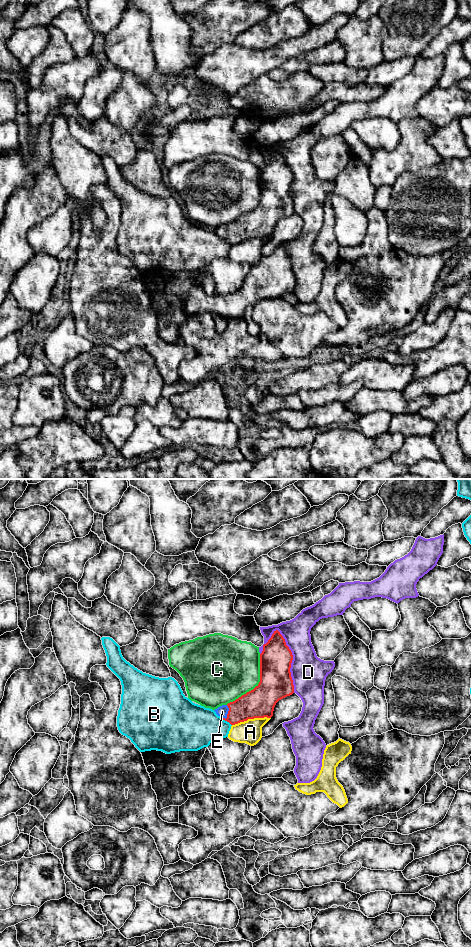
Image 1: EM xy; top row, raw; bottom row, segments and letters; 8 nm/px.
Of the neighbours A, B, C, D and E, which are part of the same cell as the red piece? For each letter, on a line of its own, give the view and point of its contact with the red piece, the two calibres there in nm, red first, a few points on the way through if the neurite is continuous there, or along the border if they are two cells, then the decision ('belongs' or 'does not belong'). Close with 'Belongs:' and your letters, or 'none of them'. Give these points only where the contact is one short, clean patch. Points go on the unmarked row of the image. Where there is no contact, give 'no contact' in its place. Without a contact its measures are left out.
A: contact xy (251, 238); calibres 240 and 190 nm; does not belong
B: contact xy (226, 240); calibres 220 and 340 nm; does not belong
C: contact xy (256, 206); calibres 260 and 460 nm; does not belong
D: contact xy (291, 181); calibres 260 and 280 nm; does not belong
E: contact xy (228, 232); calibres 240 and 90 nm; way xy (257, 223), (235, 232), (228, 232), (222, 231); belongs
Belongs: E

